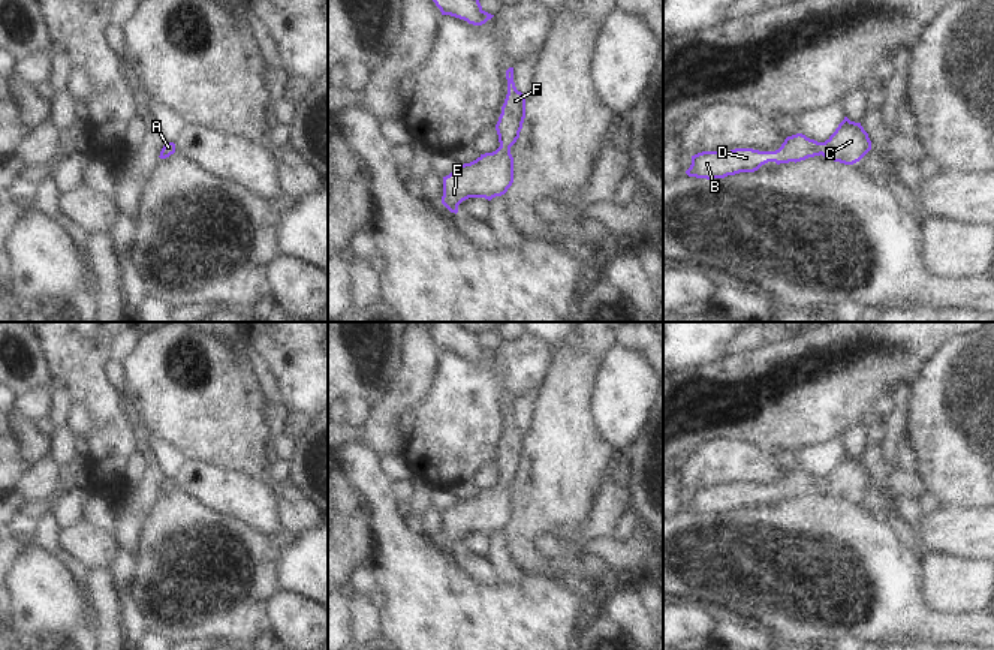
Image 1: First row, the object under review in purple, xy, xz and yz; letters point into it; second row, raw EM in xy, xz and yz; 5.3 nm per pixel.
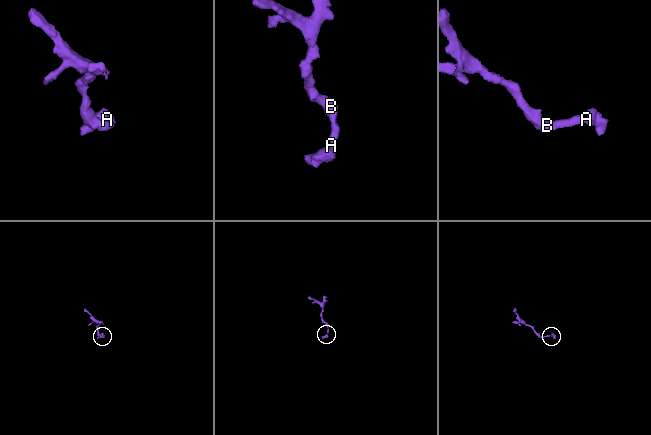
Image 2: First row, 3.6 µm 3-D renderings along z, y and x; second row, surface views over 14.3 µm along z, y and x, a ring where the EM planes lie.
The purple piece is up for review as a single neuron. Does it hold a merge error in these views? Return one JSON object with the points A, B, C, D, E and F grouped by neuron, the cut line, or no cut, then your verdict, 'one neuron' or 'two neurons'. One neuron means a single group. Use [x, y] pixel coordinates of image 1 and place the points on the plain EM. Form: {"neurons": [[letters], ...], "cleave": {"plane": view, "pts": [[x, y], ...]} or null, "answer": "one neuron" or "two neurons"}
{"neurons": [["A", "B", "C", "D", "E", "F"]], "cleave": null, "answer": "one neuron"}

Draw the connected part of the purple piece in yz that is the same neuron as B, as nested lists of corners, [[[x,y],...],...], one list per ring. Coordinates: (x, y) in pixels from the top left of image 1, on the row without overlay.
[[[847,452],[835,467],[825,476],[817,478],[802,469],[787,472],[775,487],[759,487],[753,484],[735,484],[731,487],[702,487],[692,491],[692,500],[686,506],[696,514],[725,514],[740,508],[754,508],[768,497],[789,499],[808,493],[823,491],[844,500],[859,497],[871,485],[871,476],[861,458]]]

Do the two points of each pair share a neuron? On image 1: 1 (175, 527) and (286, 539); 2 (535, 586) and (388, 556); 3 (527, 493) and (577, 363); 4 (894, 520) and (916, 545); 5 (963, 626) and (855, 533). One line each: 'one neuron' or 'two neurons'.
1: one neuron
2: one neuron
3: one neuron
4: one neuron
5: one neuron

